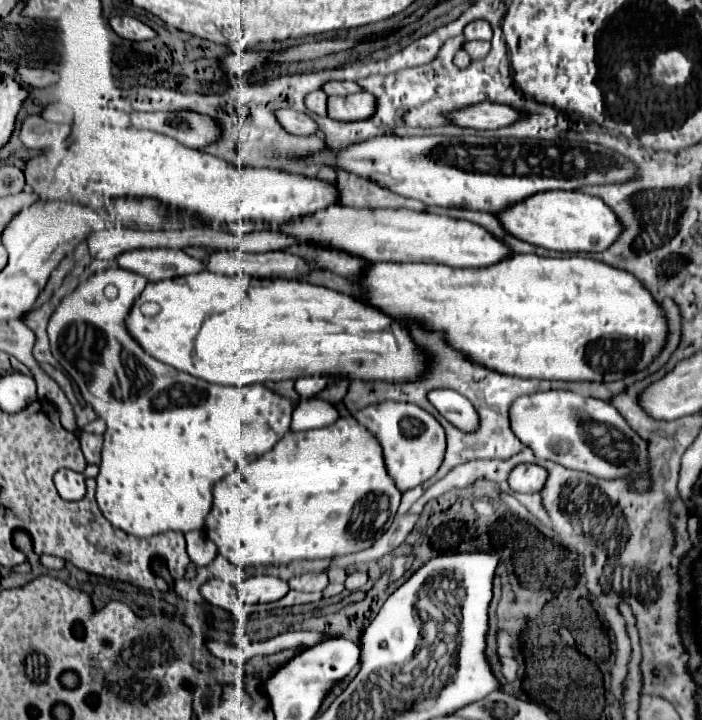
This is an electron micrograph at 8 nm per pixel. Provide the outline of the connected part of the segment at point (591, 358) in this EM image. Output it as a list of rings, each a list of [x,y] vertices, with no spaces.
[[[516,254],[512,260],[504,260],[504,264],[496,264],[496,268],[448,268],[444,264],[372,264],[366,268],[362,286],[366,288],[368,304],[376,304],[376,308],[384,308],[386,312],[392,312],[402,324],[406,324],[406,318],[420,320],[426,328],[442,330],[446,334],[448,344],[454,348],[460,348],[468,360],[478,360],[478,364],[484,364],[488,368],[496,368],[498,372],[504,372],[508,376],[518,378],[540,378],[540,380],[564,380],[564,382],[614,382],[620,380],[626,374],[640,372],[640,368],[648,368],[658,354],[662,352],[666,338],[668,338],[668,318],[662,308],[652,296],[652,292],[630,272],[608,266],[604,262],[592,260],[592,258],[542,258],[536,254]]]

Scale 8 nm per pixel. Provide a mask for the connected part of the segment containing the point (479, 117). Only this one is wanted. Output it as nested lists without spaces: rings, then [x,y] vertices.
[[[480,102],[468,108],[462,108],[460,112],[450,112],[450,120],[456,126],[464,128],[504,128],[514,122],[518,122],[524,116],[524,112],[518,112],[512,106],[494,104],[494,102]]]

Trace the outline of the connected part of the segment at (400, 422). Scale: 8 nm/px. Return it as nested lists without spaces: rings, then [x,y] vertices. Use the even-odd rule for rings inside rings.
[[[384,402],[368,406],[354,416],[380,440],[384,448],[386,470],[402,492],[432,478],[440,468],[446,448],[444,428],[440,426],[440,422],[436,422],[432,414],[428,414],[420,406],[408,402]]]

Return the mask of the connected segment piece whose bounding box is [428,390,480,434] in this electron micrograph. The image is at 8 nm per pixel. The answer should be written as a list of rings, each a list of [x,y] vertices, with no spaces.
[[[434,390],[428,394],[430,402],[436,406],[436,410],[460,432],[476,432],[480,426],[480,416],[474,406],[468,404],[468,400],[452,390]]]

